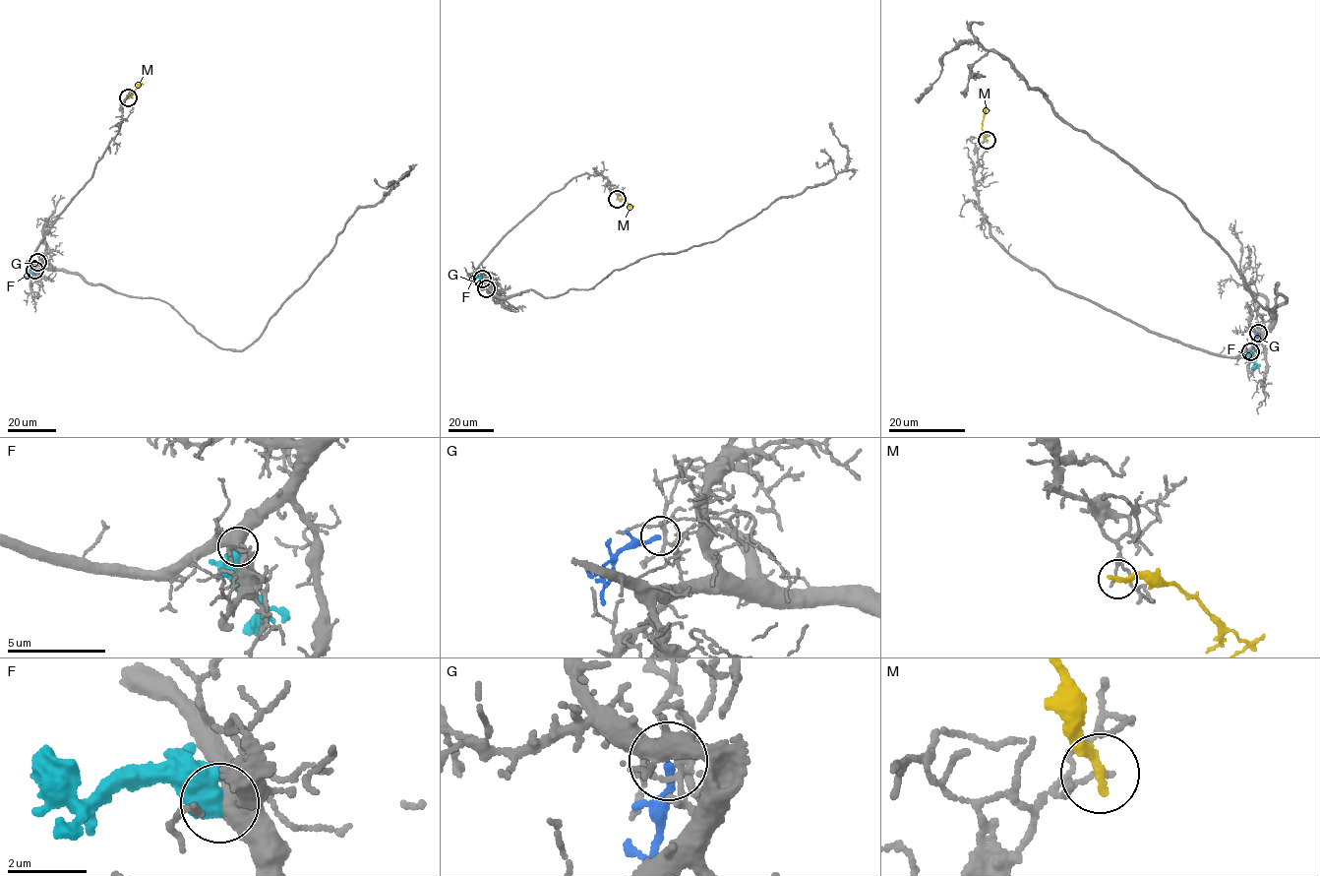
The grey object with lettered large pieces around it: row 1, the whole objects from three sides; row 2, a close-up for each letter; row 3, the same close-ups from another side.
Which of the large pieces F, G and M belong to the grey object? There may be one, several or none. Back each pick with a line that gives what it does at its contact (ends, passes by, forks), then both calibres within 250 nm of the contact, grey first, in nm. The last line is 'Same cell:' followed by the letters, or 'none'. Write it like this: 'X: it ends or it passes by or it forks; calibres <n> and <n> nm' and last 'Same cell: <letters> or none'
Same cell: none

